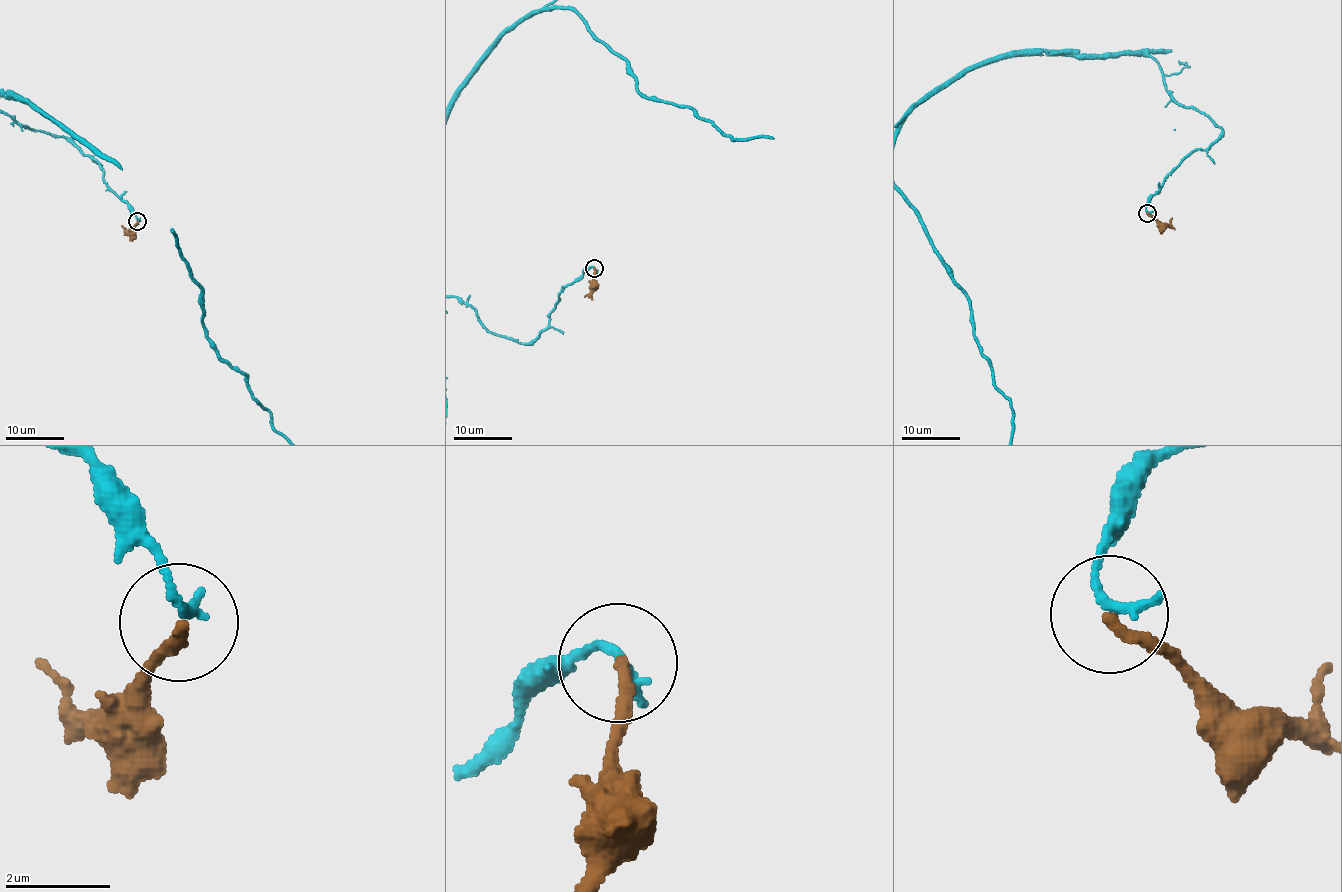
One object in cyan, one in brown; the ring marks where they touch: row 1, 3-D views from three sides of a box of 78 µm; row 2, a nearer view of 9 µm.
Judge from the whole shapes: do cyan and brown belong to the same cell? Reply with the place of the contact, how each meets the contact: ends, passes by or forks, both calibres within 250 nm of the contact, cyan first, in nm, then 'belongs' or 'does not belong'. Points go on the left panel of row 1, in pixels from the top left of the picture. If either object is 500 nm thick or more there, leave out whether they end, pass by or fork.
at (137, 221); cyan ends there; brown ends there; 200 nm thick on the cyan side, 260 nm on the other; does not belong

